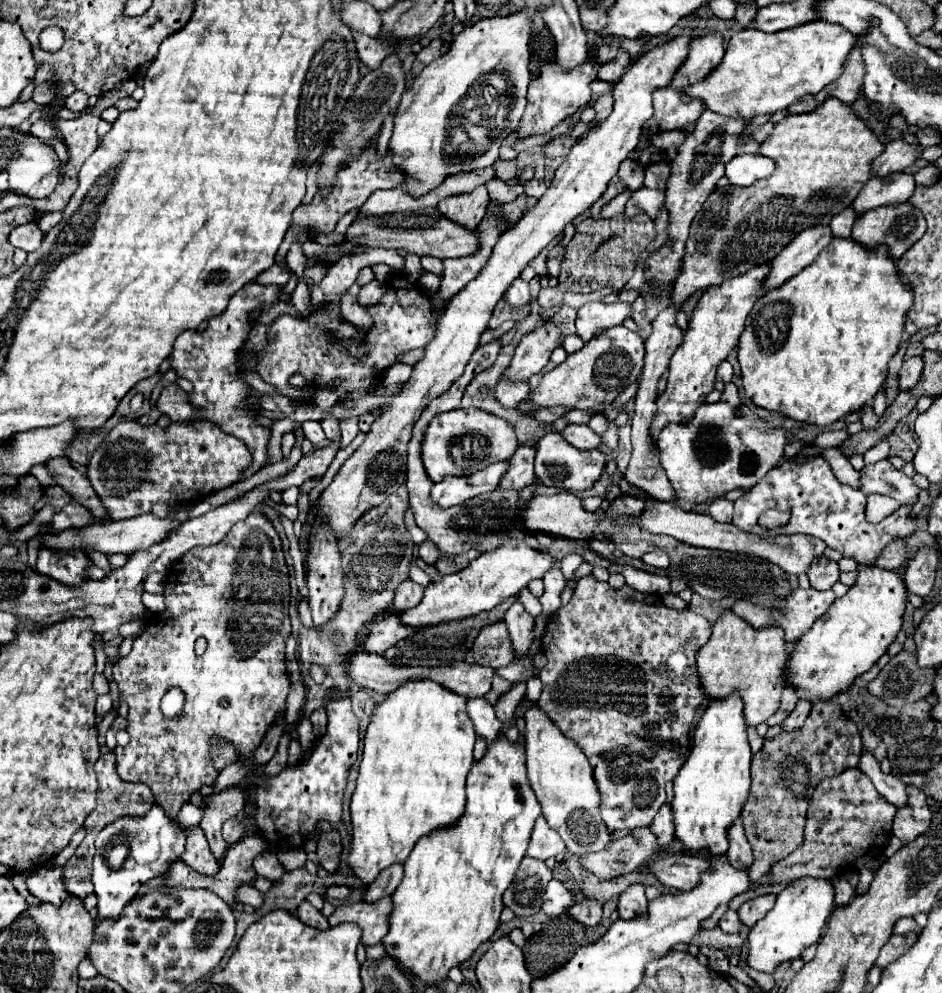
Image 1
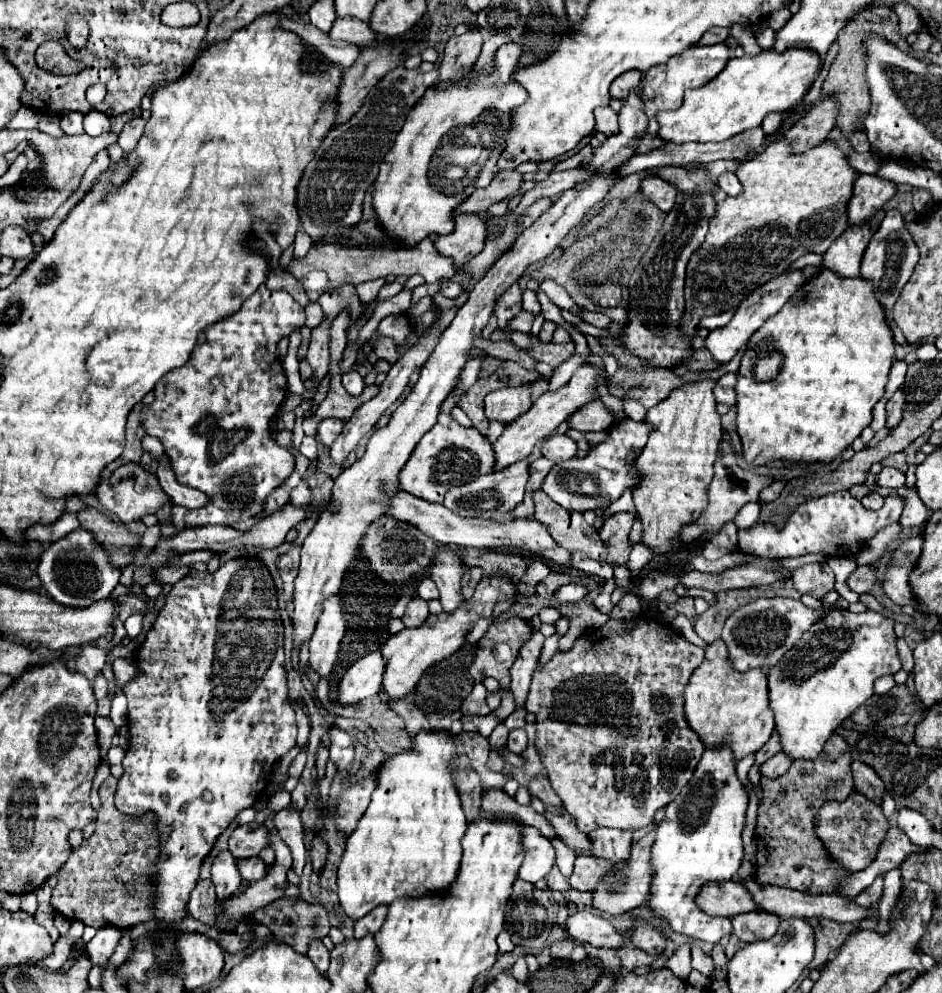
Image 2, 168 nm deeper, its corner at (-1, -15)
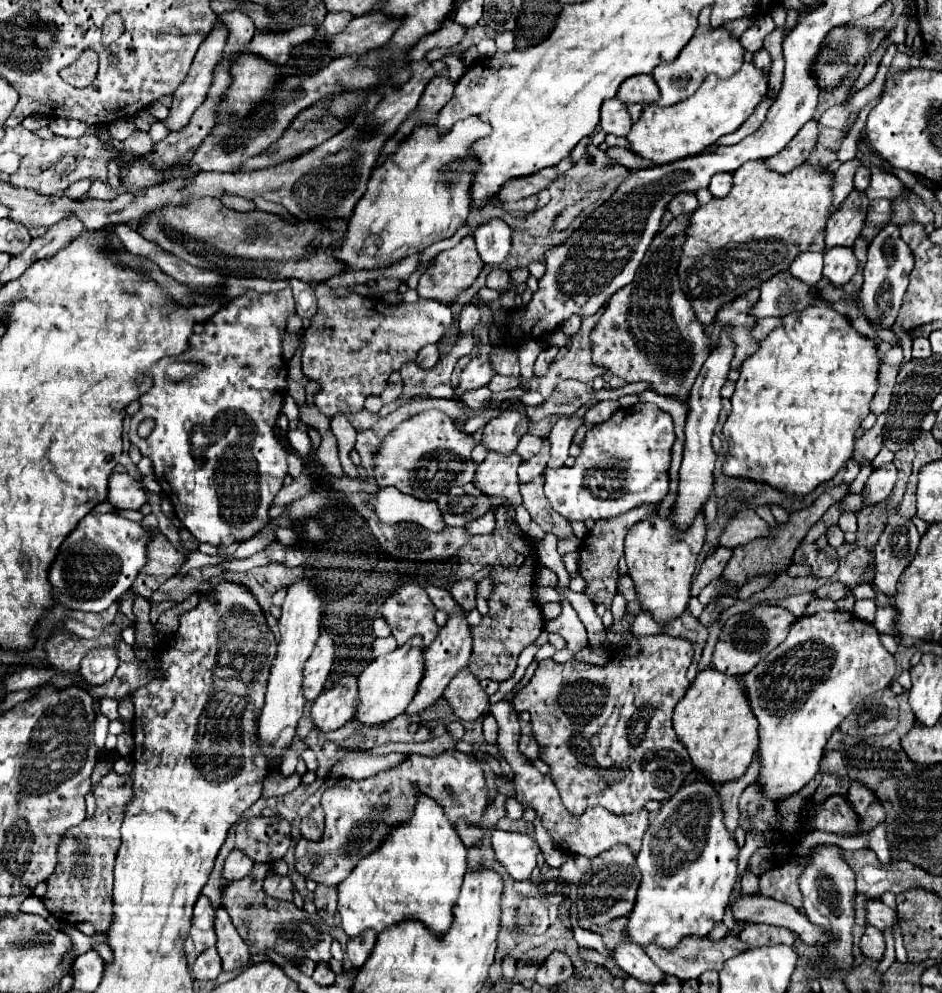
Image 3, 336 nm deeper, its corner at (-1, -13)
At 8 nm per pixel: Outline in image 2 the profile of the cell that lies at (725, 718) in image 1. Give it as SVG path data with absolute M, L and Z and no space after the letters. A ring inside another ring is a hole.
M717 747L717 749L705 749L691 781L681 789L681 793L665 807L665 821L657 825L657 835L651 851L651 867L653 867L653 881L651 881L651 897L647 901L649 909L655 913L657 919L663 919L671 925L673 931L709 941L719 943L723 935L731 933L731 919L727 917L711 917L705 915L697 903L695 897L699 895L699 889L705 883L723 883L731 881L735 873L741 867L743 861L743 841L741 831L745 827L745 811L747 811L747 793L743 791L741 781L735 773L735 759L729 747Z

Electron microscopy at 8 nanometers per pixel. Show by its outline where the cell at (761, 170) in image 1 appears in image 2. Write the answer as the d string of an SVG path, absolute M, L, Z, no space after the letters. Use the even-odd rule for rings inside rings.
M723 173L723 175L717 179L717 185L719 185L727 195L731 195L731 197L735 197L735 195L741 193L741 183L737 181L735 173Z

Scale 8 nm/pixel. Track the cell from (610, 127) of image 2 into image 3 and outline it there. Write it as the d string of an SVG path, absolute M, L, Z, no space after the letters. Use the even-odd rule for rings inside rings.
M609 99L605 105L601 105L601 129L605 133L613 135L627 135L631 131L631 119L627 113L627 105L621 103L619 99Z

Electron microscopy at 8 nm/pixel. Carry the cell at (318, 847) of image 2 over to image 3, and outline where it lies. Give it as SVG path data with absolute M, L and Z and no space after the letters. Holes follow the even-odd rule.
M317 807L311 815L301 821L301 835L309 841L319 841L323 837L323 809Z

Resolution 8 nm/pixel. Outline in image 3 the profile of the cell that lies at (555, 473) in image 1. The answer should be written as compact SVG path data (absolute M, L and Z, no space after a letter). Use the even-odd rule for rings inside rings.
M651 403L619 409L609 421L586 434L583 451L571 467L545 473L545 497L551 507L571 519L611 519L641 503L659 503L669 493L669 461L675 441L673 419Z

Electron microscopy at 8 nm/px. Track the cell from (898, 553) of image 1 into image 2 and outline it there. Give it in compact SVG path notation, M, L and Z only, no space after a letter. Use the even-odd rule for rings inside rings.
M871 565L865 567L857 567L849 577L847 577L847 585L851 591L855 593L867 593L875 583L875 569Z

